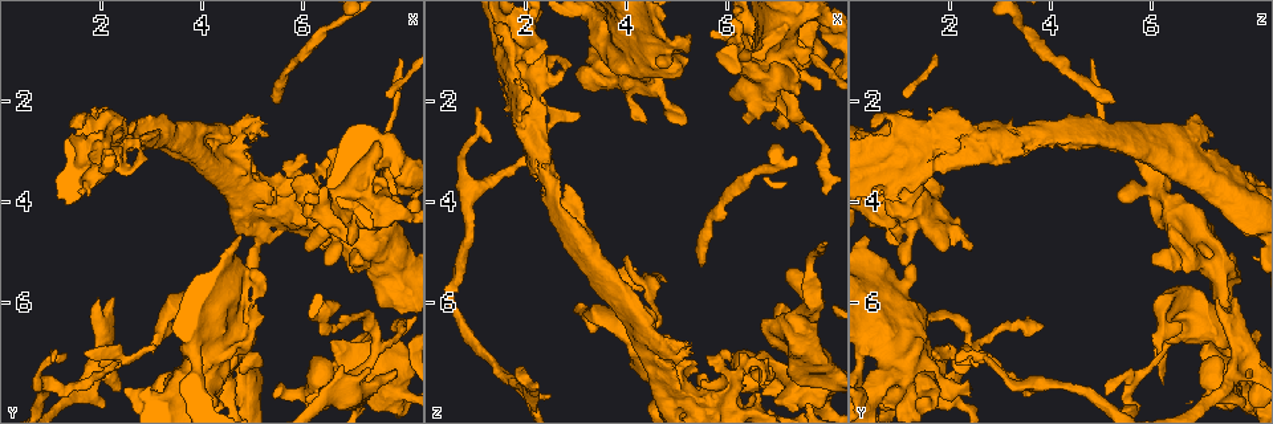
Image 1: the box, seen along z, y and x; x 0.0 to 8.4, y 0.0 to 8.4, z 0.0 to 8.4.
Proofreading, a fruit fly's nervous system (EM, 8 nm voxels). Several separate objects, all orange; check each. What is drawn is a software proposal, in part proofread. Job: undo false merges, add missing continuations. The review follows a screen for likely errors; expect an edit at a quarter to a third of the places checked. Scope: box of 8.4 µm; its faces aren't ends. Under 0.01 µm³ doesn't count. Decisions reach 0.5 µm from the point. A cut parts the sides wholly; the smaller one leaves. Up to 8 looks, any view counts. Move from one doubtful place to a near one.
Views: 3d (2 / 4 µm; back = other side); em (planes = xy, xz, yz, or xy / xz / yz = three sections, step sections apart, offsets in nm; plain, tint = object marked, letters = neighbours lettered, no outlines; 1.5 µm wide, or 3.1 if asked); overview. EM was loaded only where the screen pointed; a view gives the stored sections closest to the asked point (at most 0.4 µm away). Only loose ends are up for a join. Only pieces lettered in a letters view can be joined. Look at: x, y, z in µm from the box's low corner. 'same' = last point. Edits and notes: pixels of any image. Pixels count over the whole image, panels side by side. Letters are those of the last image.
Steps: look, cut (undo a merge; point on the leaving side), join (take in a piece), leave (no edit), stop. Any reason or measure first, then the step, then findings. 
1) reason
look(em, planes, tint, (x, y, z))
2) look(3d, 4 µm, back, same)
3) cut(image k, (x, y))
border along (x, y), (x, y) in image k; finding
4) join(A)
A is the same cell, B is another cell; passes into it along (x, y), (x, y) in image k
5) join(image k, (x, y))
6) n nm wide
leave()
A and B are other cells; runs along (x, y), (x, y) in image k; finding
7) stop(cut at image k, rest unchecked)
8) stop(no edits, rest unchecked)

calibre changes
look(em, planes, plain, (5.05, 3.85, 7.35))

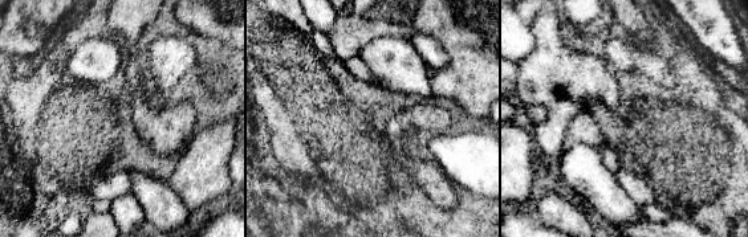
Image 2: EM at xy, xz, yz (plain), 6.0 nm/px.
with the object marked
look(em, planes, tint, same)

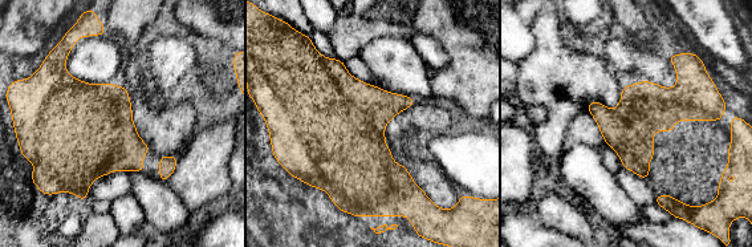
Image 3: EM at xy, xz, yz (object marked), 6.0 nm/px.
see the neighbours
look(em, planes, letters, same)

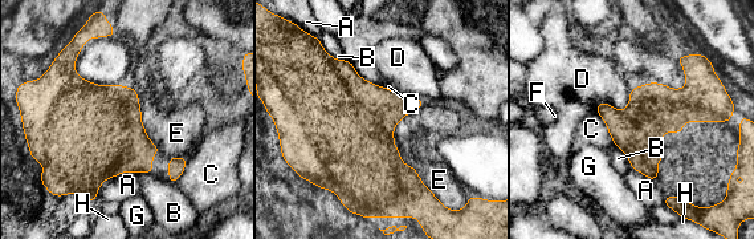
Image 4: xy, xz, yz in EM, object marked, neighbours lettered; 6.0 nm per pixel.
leave()
A, B, C, D, E, F, G and H are other cells; one neuron here

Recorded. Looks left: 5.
tapers out
look(em, planes, tint, (4.00, 7.85, 5.05))

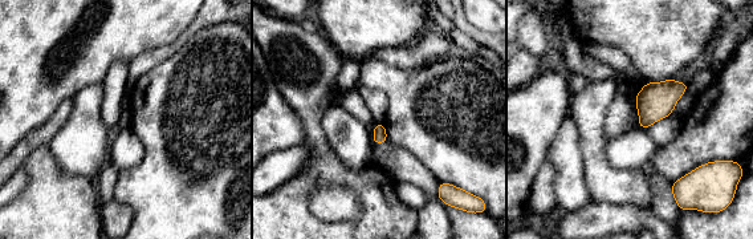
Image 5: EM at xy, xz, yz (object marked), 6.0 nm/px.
see the neighbours
look(em, planes, letters, same)

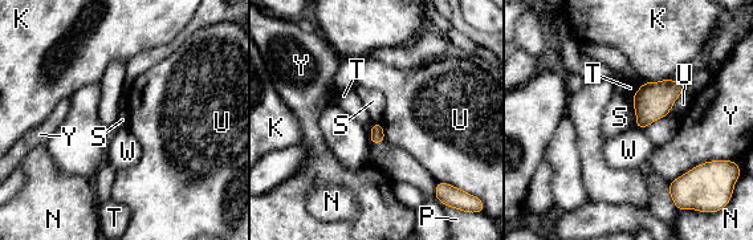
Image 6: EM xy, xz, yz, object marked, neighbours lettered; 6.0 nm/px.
leave()
K, N, P, S, T, U, W and Y are other cells; border along (635, 125), (643, 130) in image 6; no lettered piece goes on from it

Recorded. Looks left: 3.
an open end
look(em, yz, step 8, tint, (3.10, 2.60, 4.05))

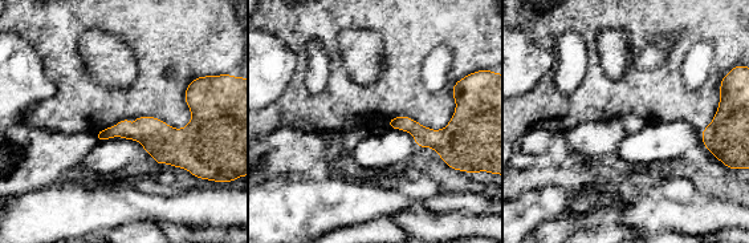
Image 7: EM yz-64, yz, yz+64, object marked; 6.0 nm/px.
another direction
look(em, planes, letters, same)

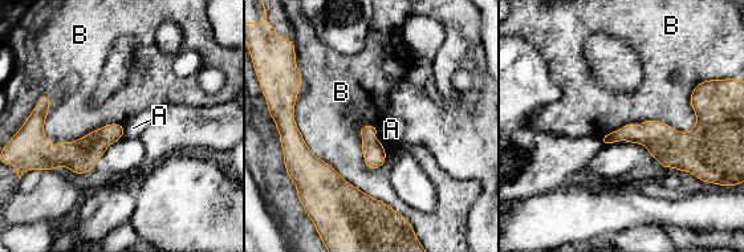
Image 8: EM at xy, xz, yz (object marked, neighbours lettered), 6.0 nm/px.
130 nm wide
leave()
A and B are other cells; runs along (706, 120), (690, 138), (605, 141) in image 8; none of them fits

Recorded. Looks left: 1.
stop(no edits, rest unchecked)

